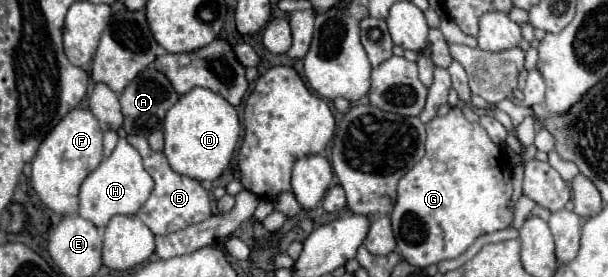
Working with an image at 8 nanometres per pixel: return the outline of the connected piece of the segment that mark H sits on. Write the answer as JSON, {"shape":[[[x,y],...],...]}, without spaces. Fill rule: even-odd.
{"shape":[[[120,140],[114,152],[100,162],[100,166],[88,174],[80,186],[80,208],[78,214],[90,220],[98,230],[104,230],[108,220],[116,214],[136,214],[148,200],[154,188],[154,180],[142,166],[142,158],[126,140]]]}

